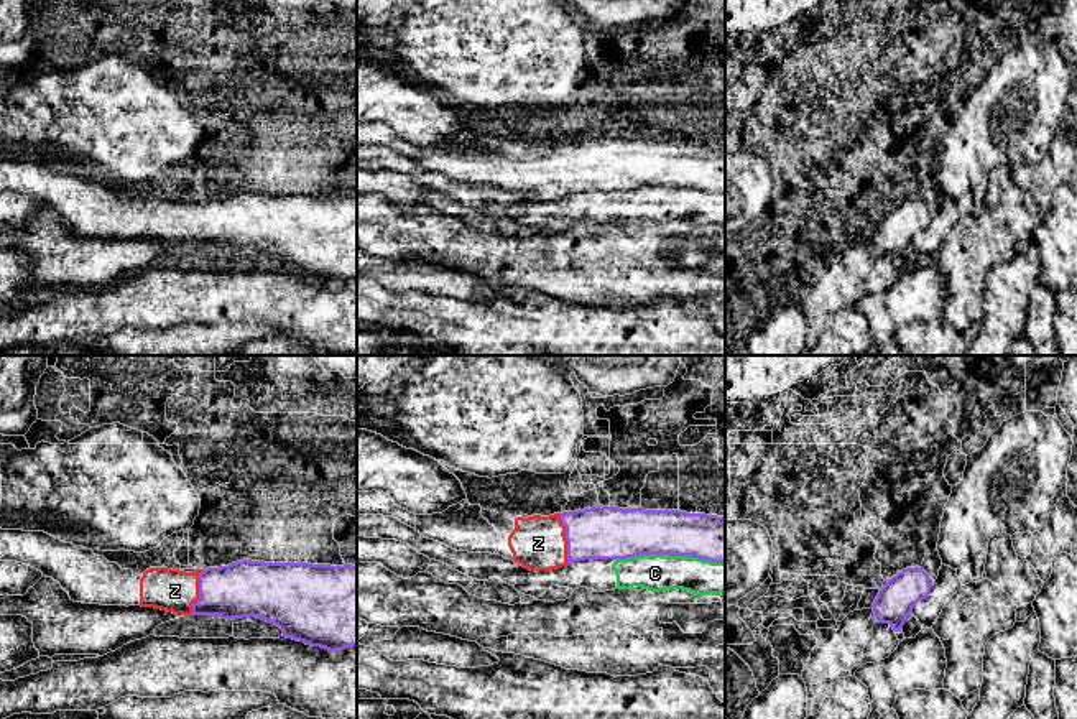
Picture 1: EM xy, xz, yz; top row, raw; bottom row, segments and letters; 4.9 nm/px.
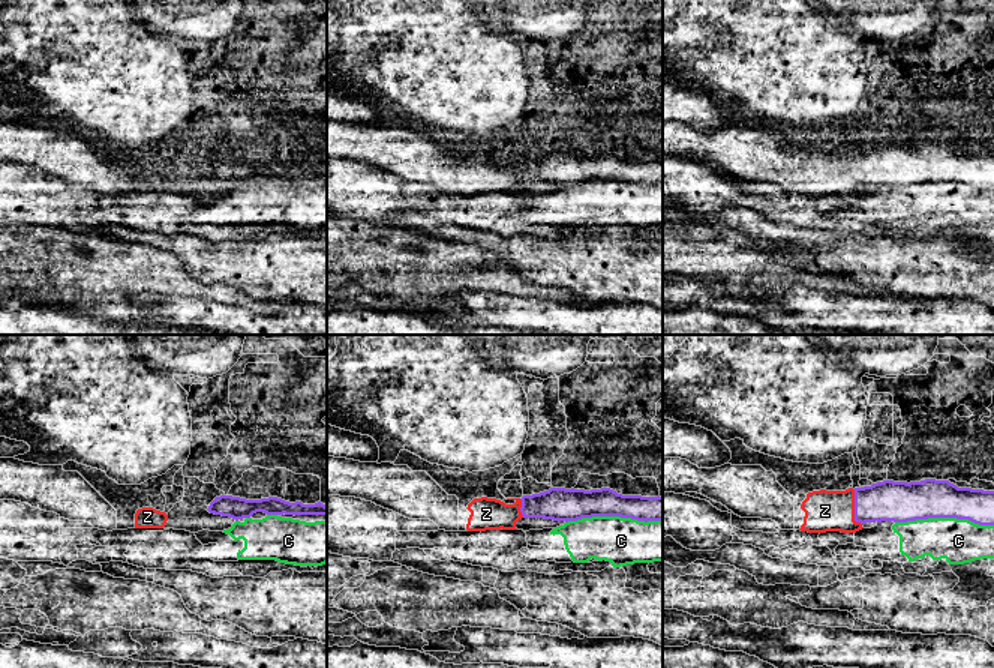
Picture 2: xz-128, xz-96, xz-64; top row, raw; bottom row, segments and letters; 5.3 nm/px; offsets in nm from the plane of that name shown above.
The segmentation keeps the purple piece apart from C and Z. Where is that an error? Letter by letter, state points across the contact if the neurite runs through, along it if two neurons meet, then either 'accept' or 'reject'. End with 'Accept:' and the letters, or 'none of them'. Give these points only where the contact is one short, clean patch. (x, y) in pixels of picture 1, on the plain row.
C: reject
Z: across xz (600, 163), (566, 170), (538, 175) | accept
Accept: Z

